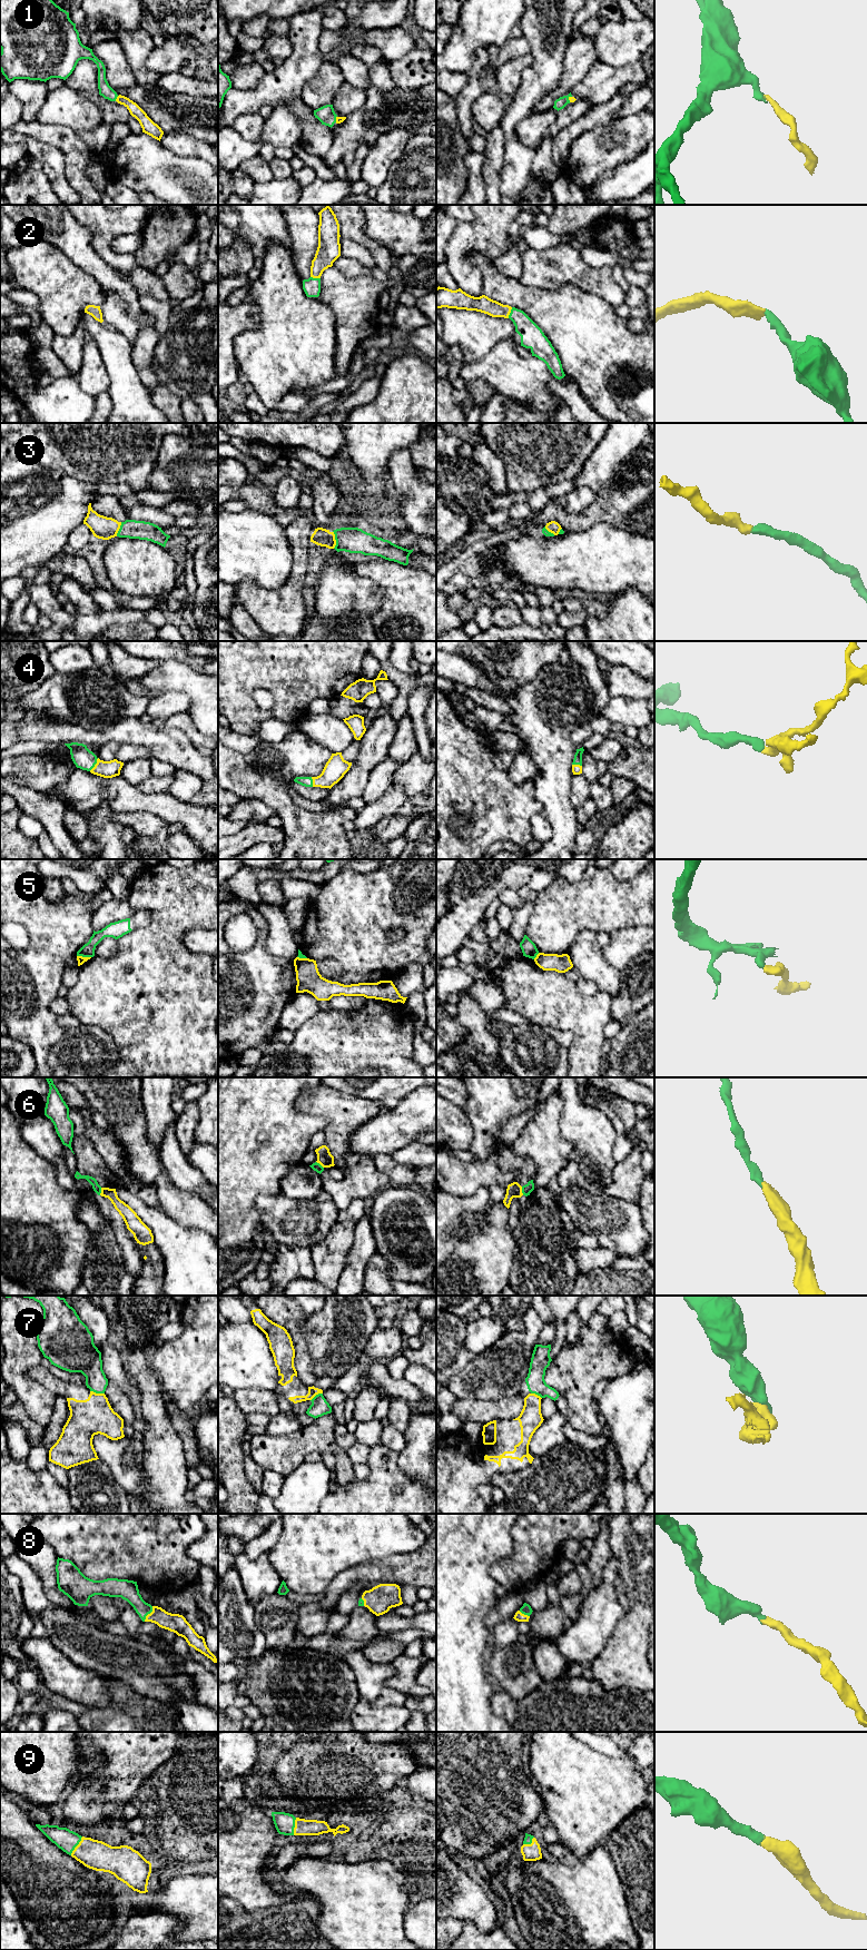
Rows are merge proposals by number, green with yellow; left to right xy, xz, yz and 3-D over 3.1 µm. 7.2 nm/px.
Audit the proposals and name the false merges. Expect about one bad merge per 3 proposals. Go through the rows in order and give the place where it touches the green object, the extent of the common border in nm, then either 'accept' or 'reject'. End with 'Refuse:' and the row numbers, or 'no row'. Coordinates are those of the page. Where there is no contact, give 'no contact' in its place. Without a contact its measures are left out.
1: contact xy (116, 98); length 50 nm; accept
2: contact yz (510, 313); length 90 nm; accept
3: contact xz (335, 539); length 130 nm; accept
4: contact xy (95, 764); length 120 nm; accept
5: contact xy (84, 956); length 110 nm; reject
6: contact yz (522, 1191); length 70 nm; reject
7: contact xy (97, 1392); length 110 nm; reject
8: contact xy (148, 1613); length 130 nm; accept
9: contact xy (77, 1844); length 160 nm; accept
Refuse: 5, 6, 7

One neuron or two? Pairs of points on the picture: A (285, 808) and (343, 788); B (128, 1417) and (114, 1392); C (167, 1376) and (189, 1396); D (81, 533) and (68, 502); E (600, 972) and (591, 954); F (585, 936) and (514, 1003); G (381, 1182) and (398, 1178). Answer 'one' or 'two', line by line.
A: two
B: one
C: one
D: two
E: one
F: two
G: two

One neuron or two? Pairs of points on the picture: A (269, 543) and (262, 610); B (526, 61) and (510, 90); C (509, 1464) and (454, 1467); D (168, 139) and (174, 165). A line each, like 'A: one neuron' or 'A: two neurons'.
A: two neurons
B: one neuron
C: one neuron
D: two neurons

